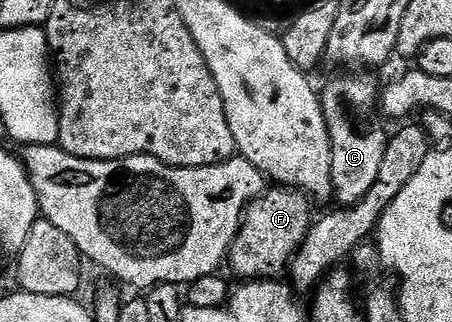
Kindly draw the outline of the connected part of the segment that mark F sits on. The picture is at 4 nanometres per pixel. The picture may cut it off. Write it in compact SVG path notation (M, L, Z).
M274 185L259 199L247 203L242 224L230 246L228 267L242 281L274 281L287 274L294 255L300 249L316 212L310 208L311 196L294 187Z

